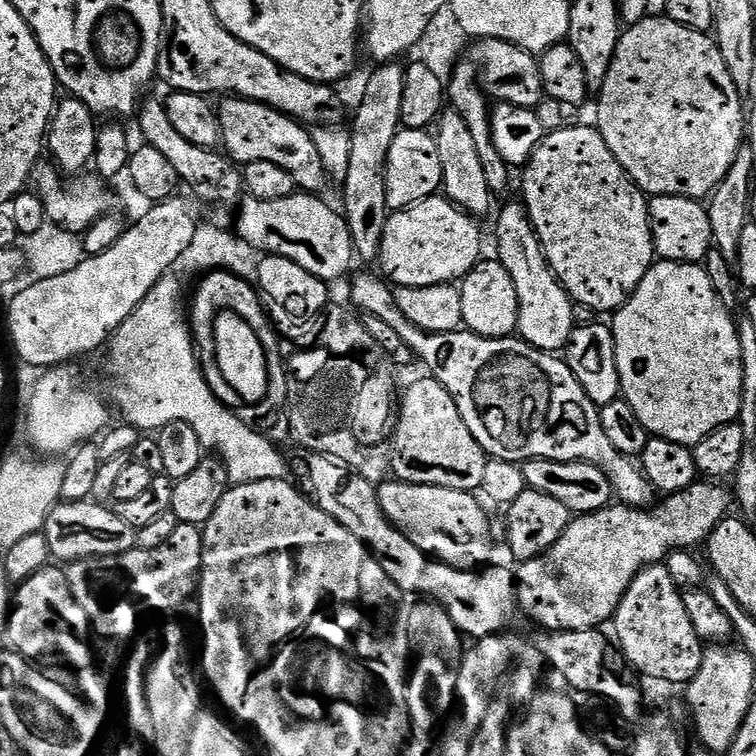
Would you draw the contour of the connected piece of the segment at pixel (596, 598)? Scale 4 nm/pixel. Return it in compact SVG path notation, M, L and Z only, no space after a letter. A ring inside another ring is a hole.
M691 484L688 489L683 489L681 496L679 492L672 493L676 500L669 495L663 504L653 507L656 516L640 516L643 507L629 507L624 512L627 504L616 502L613 507L616 512L612 512L609 507L600 508L597 512L588 513L590 520L584 519L583 515L576 518L580 524L574 523L573 519L565 526L565 532L549 546L545 552L541 553L544 560L539 556L534 556L529 560L517 563L514 568L514 596L518 600L524 596L524 603L518 606L519 611L528 617L533 625L537 625L539 620L544 620L541 629L548 624L552 624L549 632L556 632L556 620L560 624L568 624L568 632L586 632L599 629L600 624L604 624L613 619L626 594L630 582L634 582L635 576L639 575L648 566L644 560L650 560L653 564L661 563L656 556L664 560L660 552L675 552L672 544L678 550L692 550L696 548L694 540L698 546L705 542L700 536L706 539L706 532L712 535L708 528L714 530L720 525L716 516L721 520L725 519L720 514L720 508L726 512L730 508L730 496L720 496L720 492L712 492L711 488L698 488Z

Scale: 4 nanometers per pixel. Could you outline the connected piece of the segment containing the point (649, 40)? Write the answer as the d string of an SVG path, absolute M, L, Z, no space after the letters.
M649 14L637 24L625 27L620 34L620 41L614 50L614 58L610 62L610 70L606 74L604 84L598 89L600 101L596 104L596 121L594 127L602 134L606 146L614 154L614 158L626 170L626 174L636 184L641 192L649 197L654 196L685 196L691 200L711 197L719 187L727 172L737 161L736 155L742 152L742 145L746 140L746 104L743 104L737 94L738 88L734 85L728 72L727 64L720 53L720 45L707 32L695 32L686 26L678 26L678 22L669 20L663 14Z

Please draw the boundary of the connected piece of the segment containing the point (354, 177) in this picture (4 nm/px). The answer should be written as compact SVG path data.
M388 62L368 80L364 88L364 101L356 112L356 125L350 128L350 166L344 188L344 217L351 230L355 251L360 255L375 257L380 253L381 235L388 217L384 167L388 164L390 146L401 127L402 90L404 89L404 68L396 62Z

